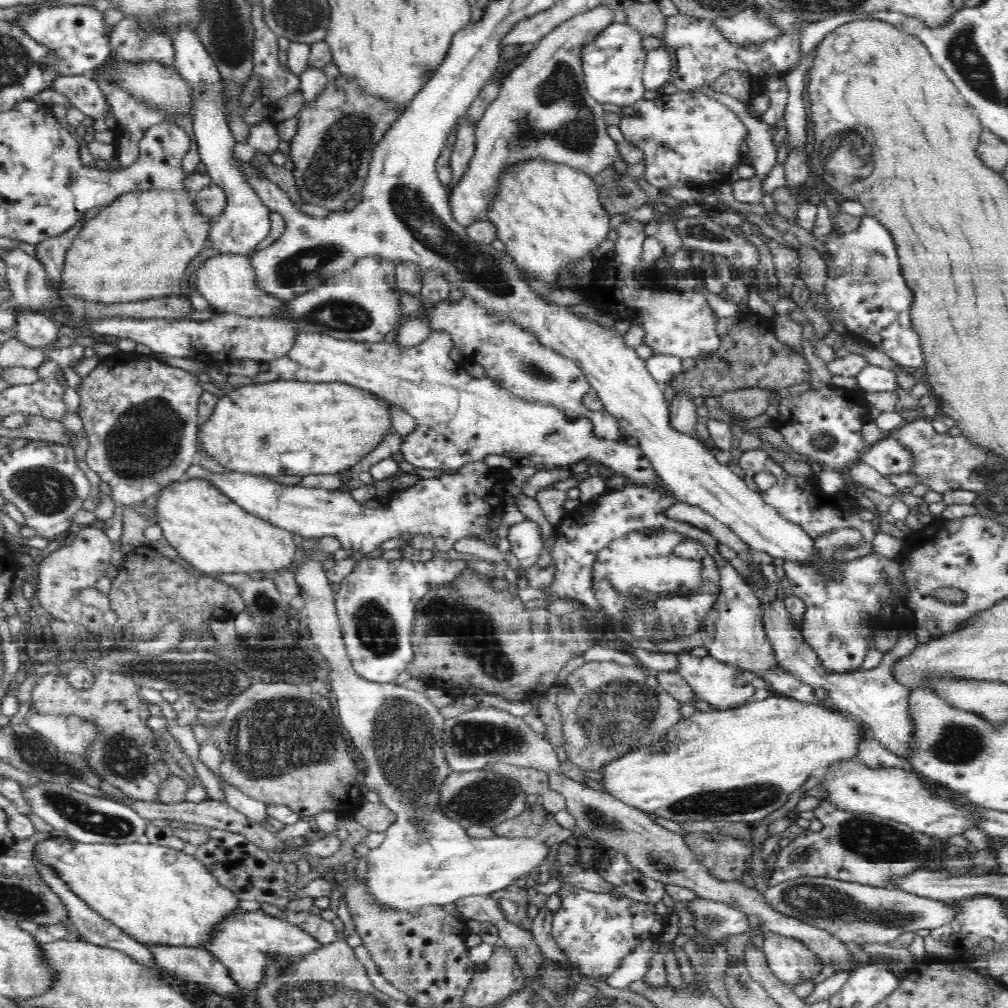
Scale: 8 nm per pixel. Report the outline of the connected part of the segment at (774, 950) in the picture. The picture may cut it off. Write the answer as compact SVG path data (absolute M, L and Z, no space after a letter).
M768 931L763 934L770 970L787 985L803 982L823 969L818 955L800 938Z

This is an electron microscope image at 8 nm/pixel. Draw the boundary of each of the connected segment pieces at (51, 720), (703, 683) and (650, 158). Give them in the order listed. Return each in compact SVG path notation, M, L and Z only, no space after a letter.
M38 712L25 717L24 724L43 734L63 752L71 751L82 755L90 738L94 738L94 728L76 718L48 717Z
M689 651L678 654L680 666L678 674L693 688L694 694L706 704L712 704L720 710L732 709L754 696L756 688L752 686L754 675L740 670L734 665L714 660L710 655L693 657Z
M682 91L647 100L639 99L632 105L634 114L621 115L618 128L628 144L640 149L647 161L644 177L658 189L663 187L688 186L703 190L707 183L718 185L727 181L730 168L740 161L739 148L745 140L746 129L738 116L718 100L698 91Z

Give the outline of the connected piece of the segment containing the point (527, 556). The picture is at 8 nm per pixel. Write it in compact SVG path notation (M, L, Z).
M525 519L509 527L507 538L511 552L518 558L521 569L538 562L542 552L542 534L540 525L535 520Z

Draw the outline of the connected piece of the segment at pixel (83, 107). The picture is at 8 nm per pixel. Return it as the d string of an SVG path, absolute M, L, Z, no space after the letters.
M88 73L74 76L64 76L51 86L52 89L66 95L72 106L96 120L112 118L112 107L107 94L100 88L94 78Z

